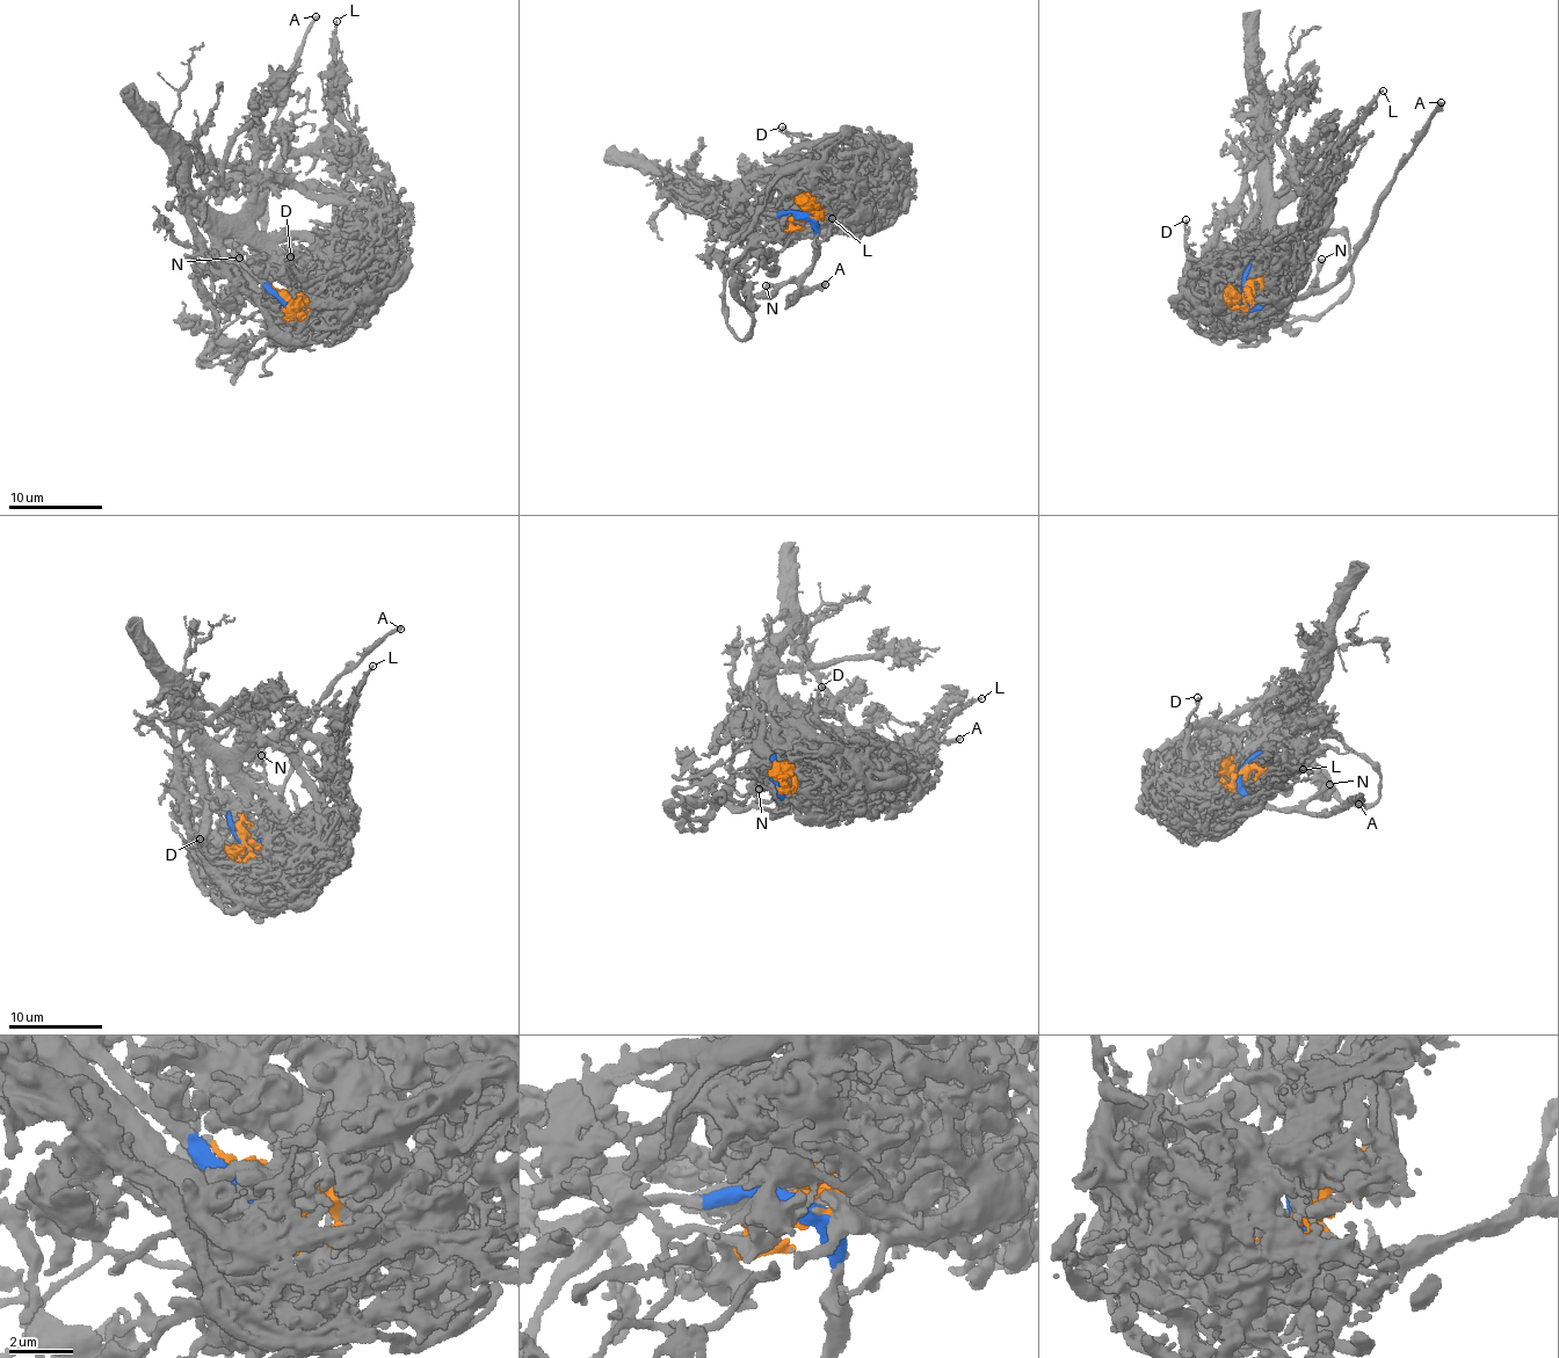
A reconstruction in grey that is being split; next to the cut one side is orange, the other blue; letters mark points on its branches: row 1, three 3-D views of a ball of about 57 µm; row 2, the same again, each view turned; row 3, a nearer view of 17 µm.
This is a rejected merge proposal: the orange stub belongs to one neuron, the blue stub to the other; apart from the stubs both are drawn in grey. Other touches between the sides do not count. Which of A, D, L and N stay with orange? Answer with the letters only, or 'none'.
D, L

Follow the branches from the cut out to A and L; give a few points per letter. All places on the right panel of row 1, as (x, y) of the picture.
A: (1245, 289), (1260, 306), (1302, 299), (1329, 287), (1367, 230), (1400, 159), (1413, 149), (1415, 133), (1442, 102)
L: (1245, 289), (1244, 297), (1247, 284), (1306, 253), (1328, 208), (1328, 188), (1353, 123), (1383, 89)

